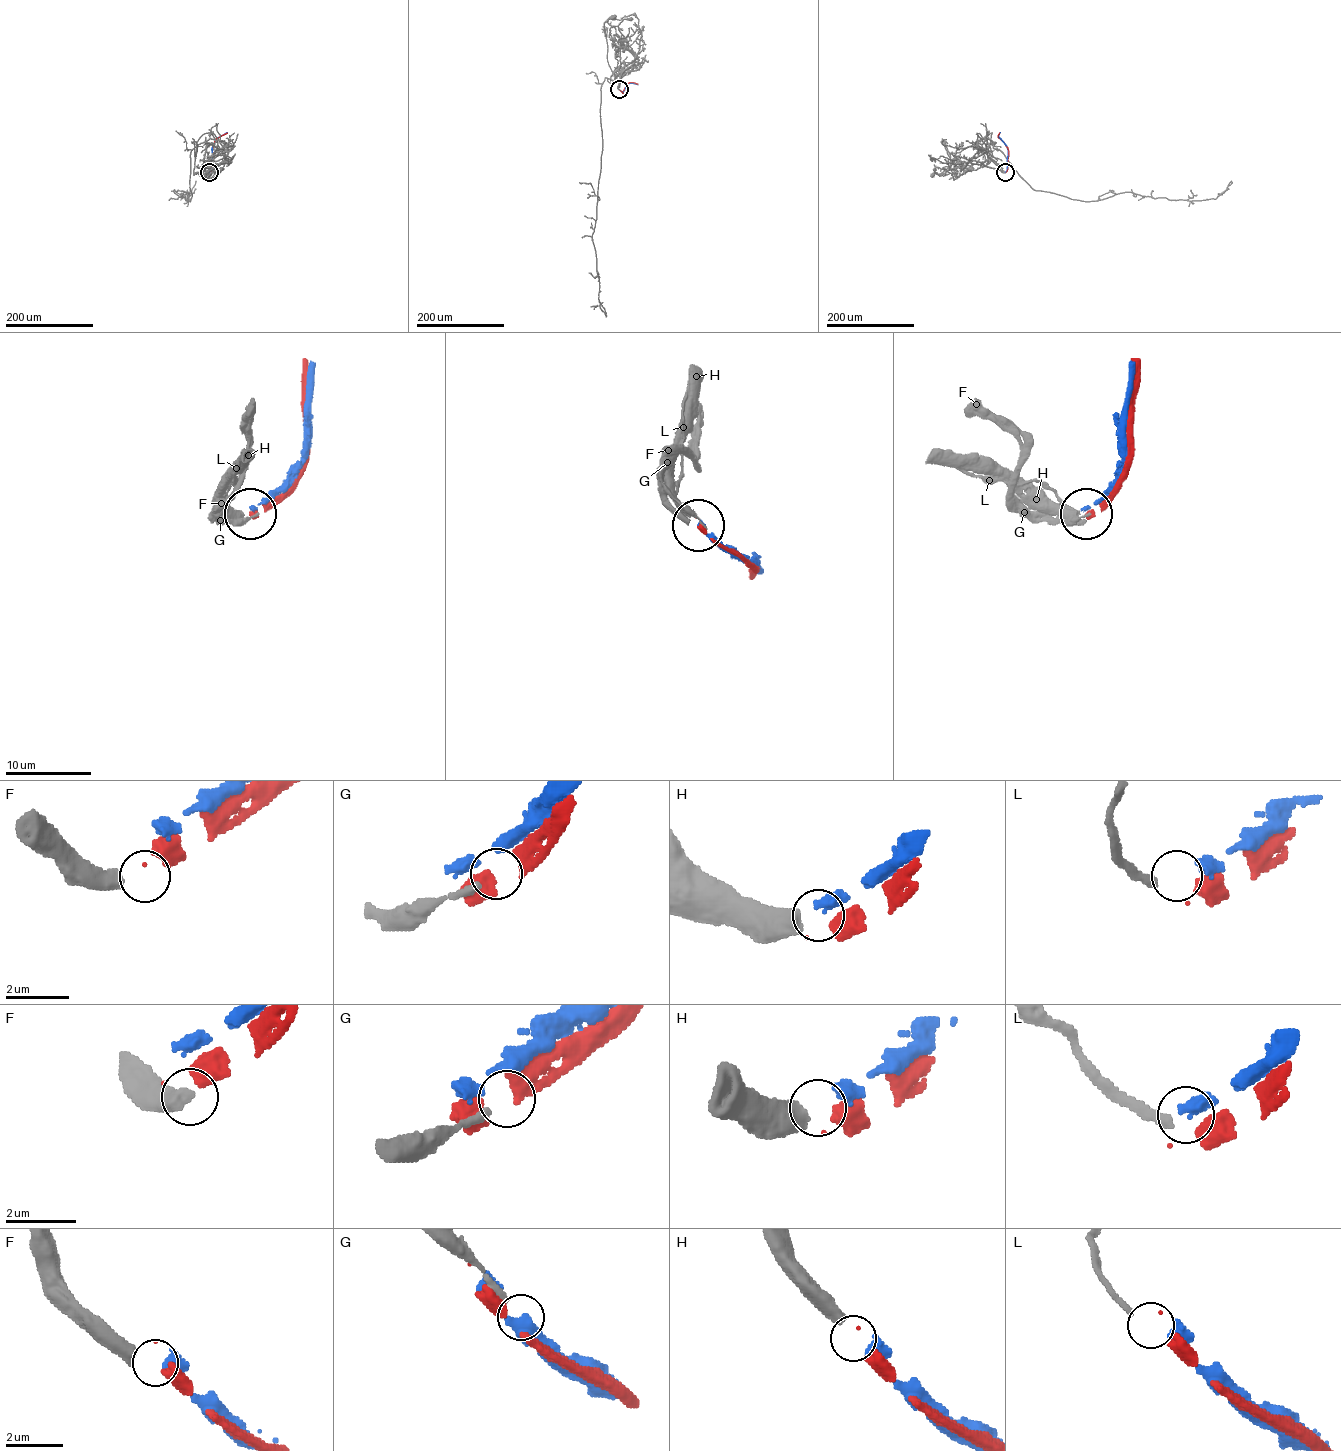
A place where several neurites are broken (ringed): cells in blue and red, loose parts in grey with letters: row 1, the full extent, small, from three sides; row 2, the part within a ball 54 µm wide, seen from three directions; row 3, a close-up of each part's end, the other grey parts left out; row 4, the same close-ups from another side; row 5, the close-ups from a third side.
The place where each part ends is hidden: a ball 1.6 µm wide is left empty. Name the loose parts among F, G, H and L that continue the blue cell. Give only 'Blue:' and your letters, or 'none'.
Blue: H

